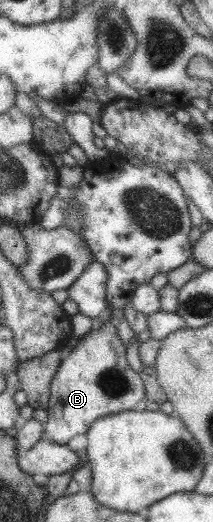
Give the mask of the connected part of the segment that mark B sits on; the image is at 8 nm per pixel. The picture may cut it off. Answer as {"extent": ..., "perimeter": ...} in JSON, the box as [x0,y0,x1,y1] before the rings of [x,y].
{"extent":[43,321,145,445],"perimeter":[[[104,321],[104,325],[101,326],[97,324],[93,331],[77,338],[74,347],[67,357],[59,363],[49,387],[49,403],[46,409],[47,422],[44,424],[43,438],[59,445],[66,445],[67,441],[75,435],[87,432],[94,419],[139,408],[141,407],[139,401],[145,401],[141,375],[133,371],[127,364],[126,346],[117,336],[117,330],[110,321]]]}

